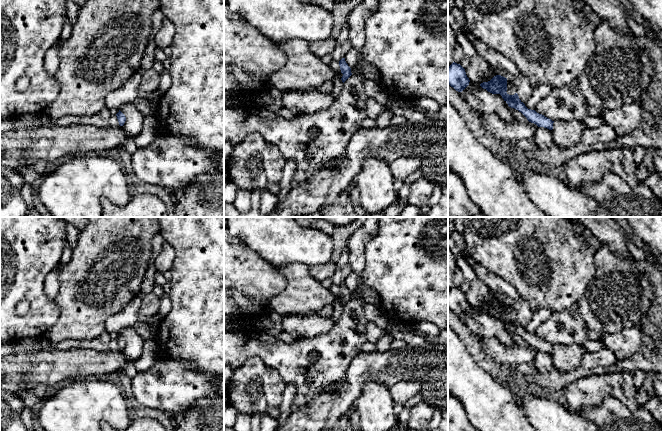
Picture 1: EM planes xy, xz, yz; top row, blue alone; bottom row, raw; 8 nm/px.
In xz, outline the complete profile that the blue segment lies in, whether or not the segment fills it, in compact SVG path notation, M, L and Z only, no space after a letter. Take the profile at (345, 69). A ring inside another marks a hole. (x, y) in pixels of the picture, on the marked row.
M363 0L356 6L348 17L348 36L353 48L358 51L357 72L351 73L351 68L342 58L339 61L343 88L339 97L333 104L321 111L295 115L291 119L279 116L276 112L256 106L243 109L224 108L224 142L228 141L233 146L242 142L246 136L258 133L270 144L276 145L283 157L287 160L294 159L297 169L292 180L292 186L301 186L312 179L326 163L343 159L347 145L358 130L358 123L367 118L364 91L364 77L361 71L361 51L364 46L366 33L365 22L378 9L379 0Z

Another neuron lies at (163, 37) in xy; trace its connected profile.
M165 18L163 20L161 28L154 35L155 45L161 49L170 46L174 38L174 35L174 25L169 19Z

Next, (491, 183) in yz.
M448 101L448 167L461 178L468 196L487 217L549 217L529 197L515 170L480 144Z

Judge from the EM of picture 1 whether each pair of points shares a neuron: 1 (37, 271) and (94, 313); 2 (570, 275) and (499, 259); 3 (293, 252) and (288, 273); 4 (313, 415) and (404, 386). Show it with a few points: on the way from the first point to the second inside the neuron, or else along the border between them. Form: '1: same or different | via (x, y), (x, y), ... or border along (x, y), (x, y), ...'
1: different | border along (58, 264), (53, 269)
2: same | via (552, 288), (539, 292), (517, 277)
3: different | border along (276, 266), (306, 264), (310, 268)
4: different | border along (411, 379), (400, 380), (388, 388)

